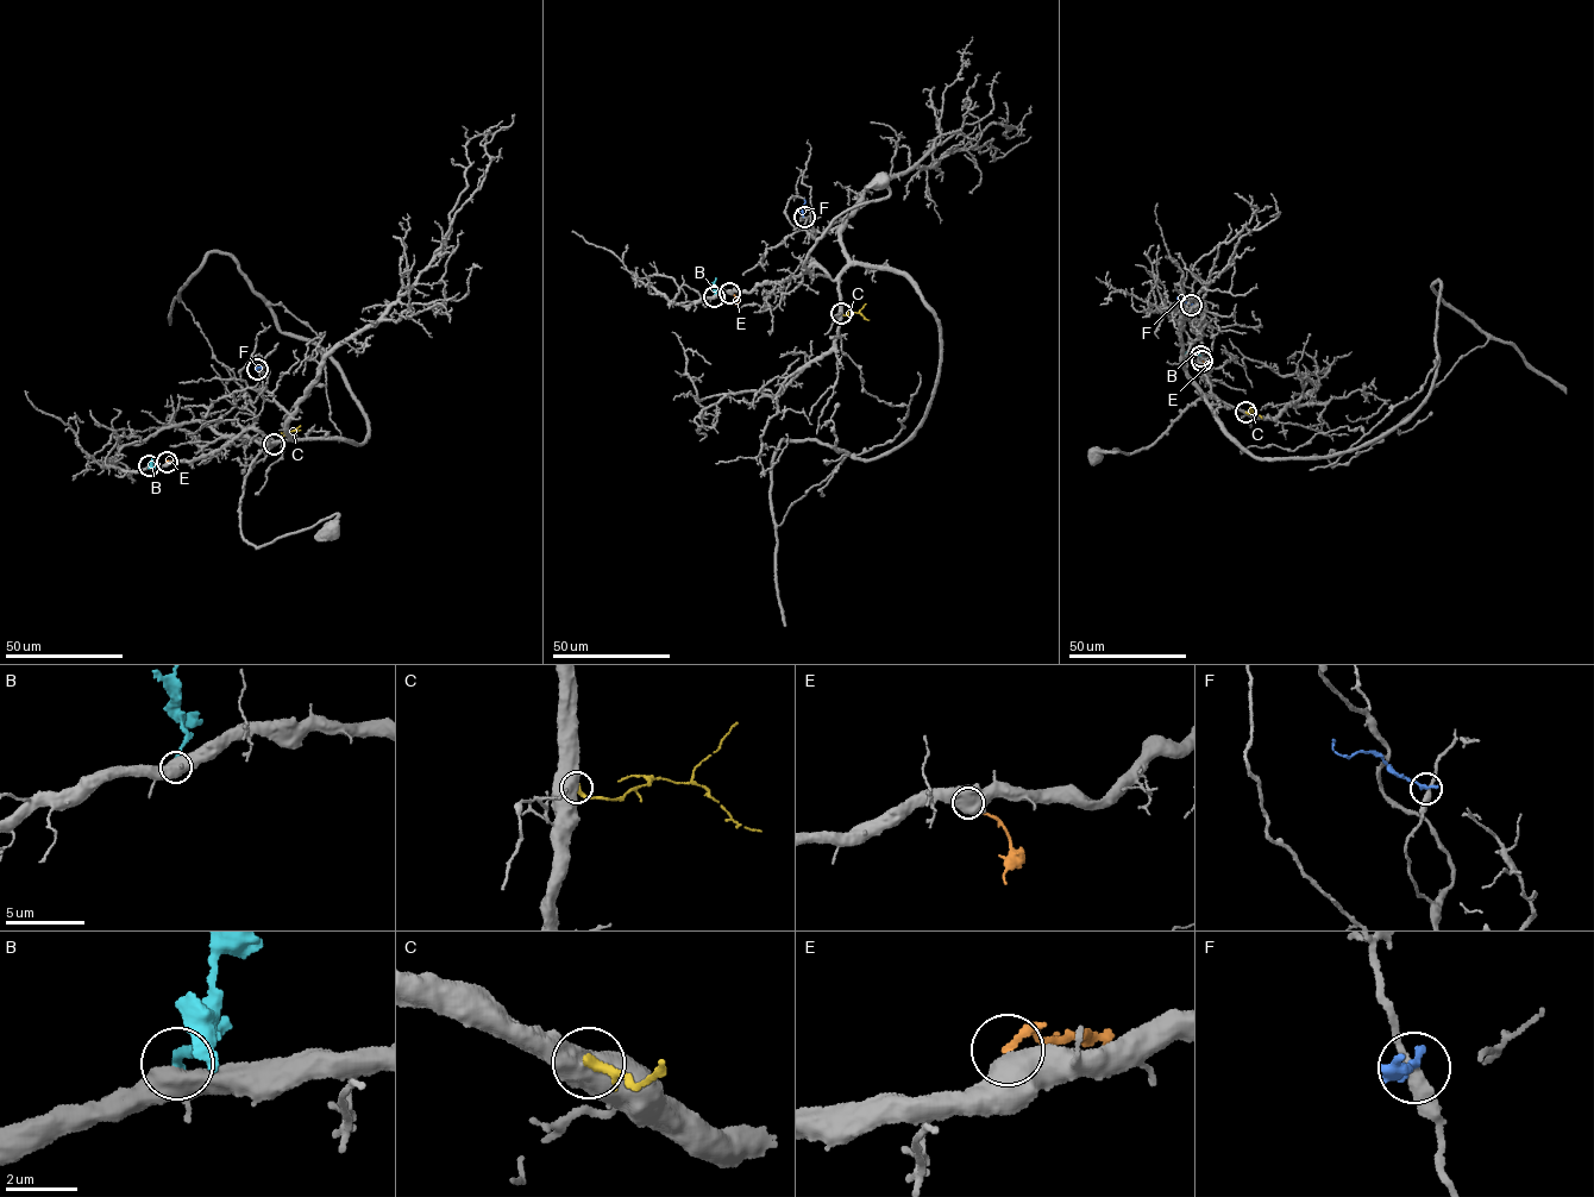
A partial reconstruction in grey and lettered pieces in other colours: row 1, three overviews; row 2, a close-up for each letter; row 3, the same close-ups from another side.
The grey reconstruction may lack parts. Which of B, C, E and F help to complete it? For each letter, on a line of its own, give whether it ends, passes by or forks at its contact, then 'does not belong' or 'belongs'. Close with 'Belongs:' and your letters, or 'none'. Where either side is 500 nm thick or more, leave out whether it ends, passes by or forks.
B: it ends | does not belong
C: belongs
E: does not belong
F: it ends | does not belong
Belongs: C

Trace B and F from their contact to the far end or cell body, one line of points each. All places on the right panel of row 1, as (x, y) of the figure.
B: (1202, 356), (1184, 352)
F: (1191, 305), (1177, 298)

